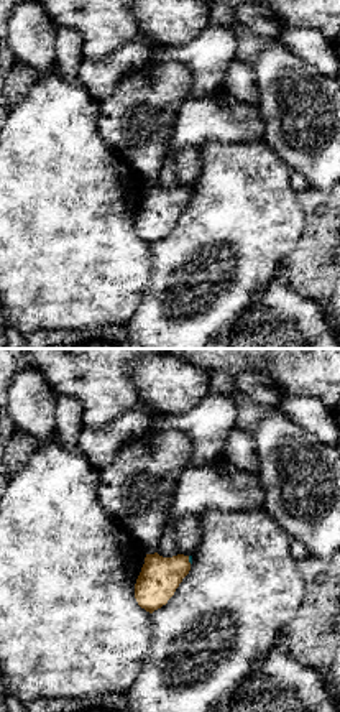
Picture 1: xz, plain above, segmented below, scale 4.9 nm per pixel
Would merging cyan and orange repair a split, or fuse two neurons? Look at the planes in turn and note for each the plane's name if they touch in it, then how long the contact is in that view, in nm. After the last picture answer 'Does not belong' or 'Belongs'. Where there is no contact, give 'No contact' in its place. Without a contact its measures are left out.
Touches cyan in xz. Shared border 40 nm

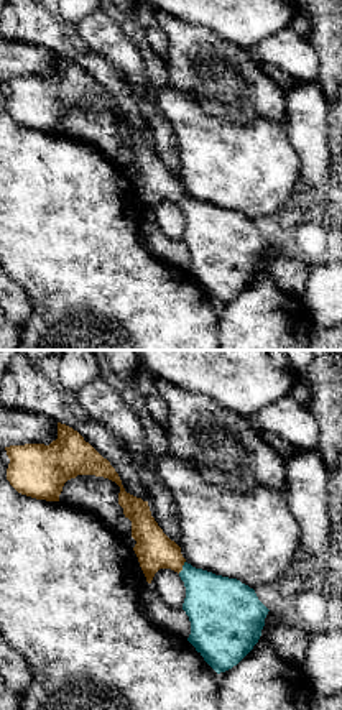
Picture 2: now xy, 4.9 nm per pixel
Touches cyan in xy. Shared border 70 nm

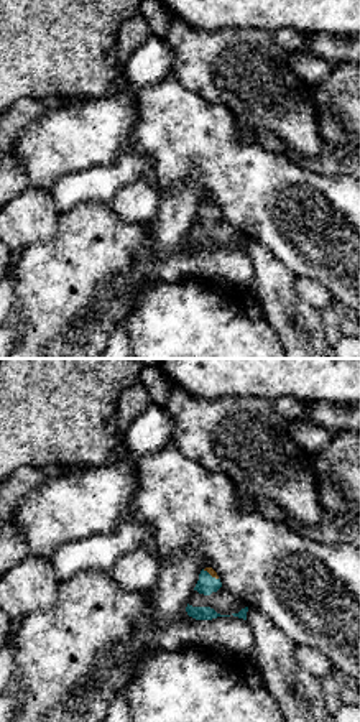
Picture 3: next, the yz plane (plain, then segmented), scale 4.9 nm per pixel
Touches cyan in yz. Shared border 90 nm

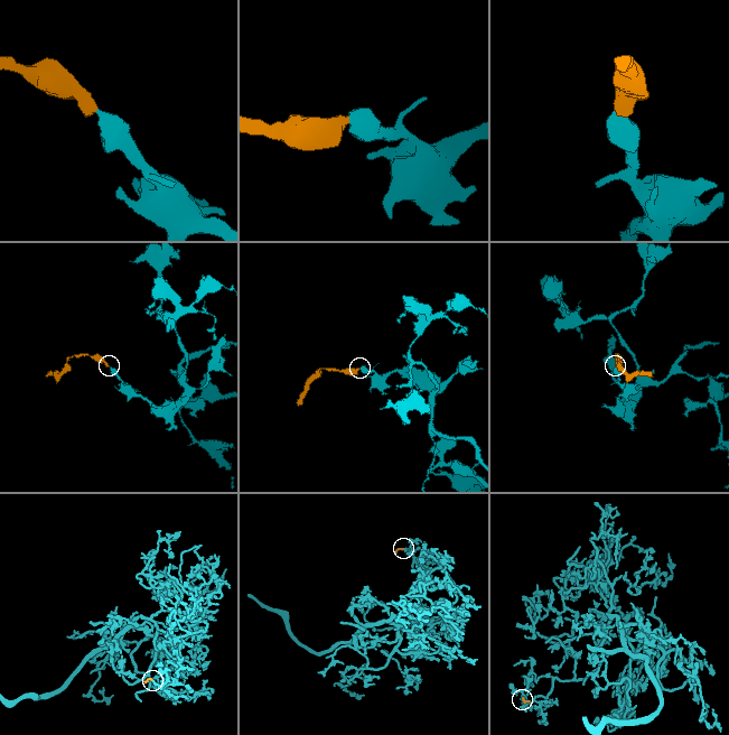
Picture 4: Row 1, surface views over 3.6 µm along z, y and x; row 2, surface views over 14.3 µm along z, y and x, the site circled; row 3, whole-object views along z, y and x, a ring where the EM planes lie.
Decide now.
Belongs

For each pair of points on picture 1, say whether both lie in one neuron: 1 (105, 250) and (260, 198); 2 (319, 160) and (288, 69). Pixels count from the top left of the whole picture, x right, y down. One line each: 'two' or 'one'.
1: two
2: one

